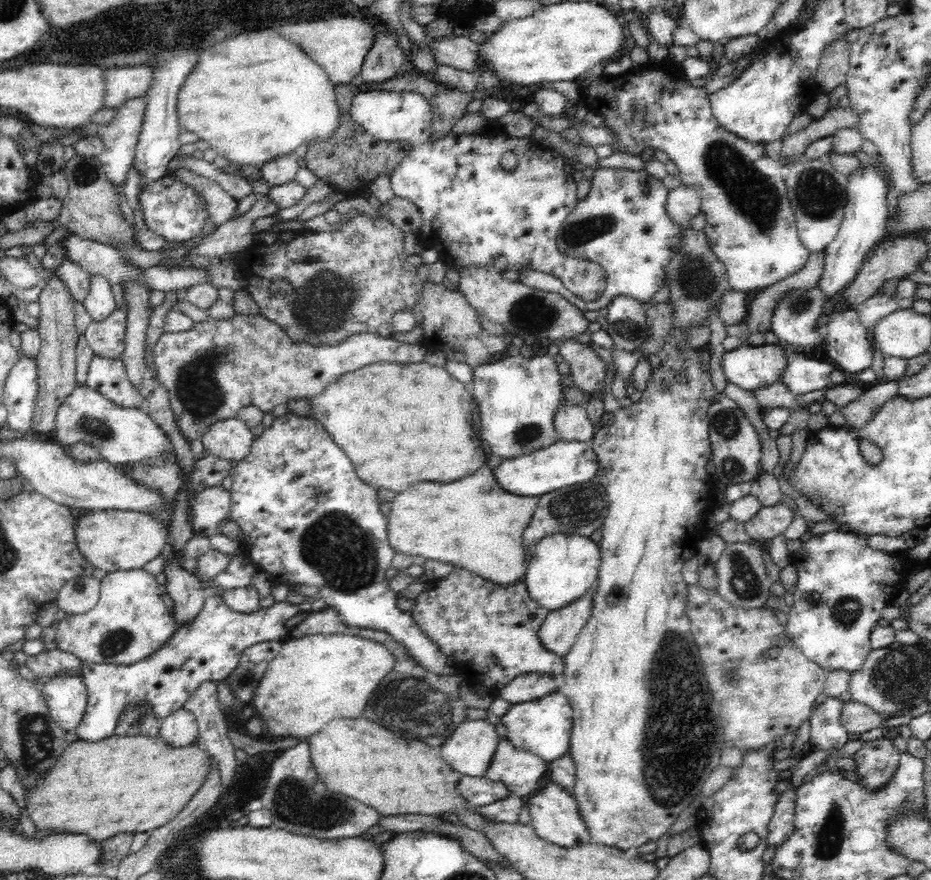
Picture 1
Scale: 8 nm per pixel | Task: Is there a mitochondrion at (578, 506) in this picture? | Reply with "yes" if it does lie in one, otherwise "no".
yes

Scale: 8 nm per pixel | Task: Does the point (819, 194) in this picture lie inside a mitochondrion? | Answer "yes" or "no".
yes

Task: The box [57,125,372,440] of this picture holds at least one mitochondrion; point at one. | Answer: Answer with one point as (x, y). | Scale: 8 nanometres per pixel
(321, 307)

